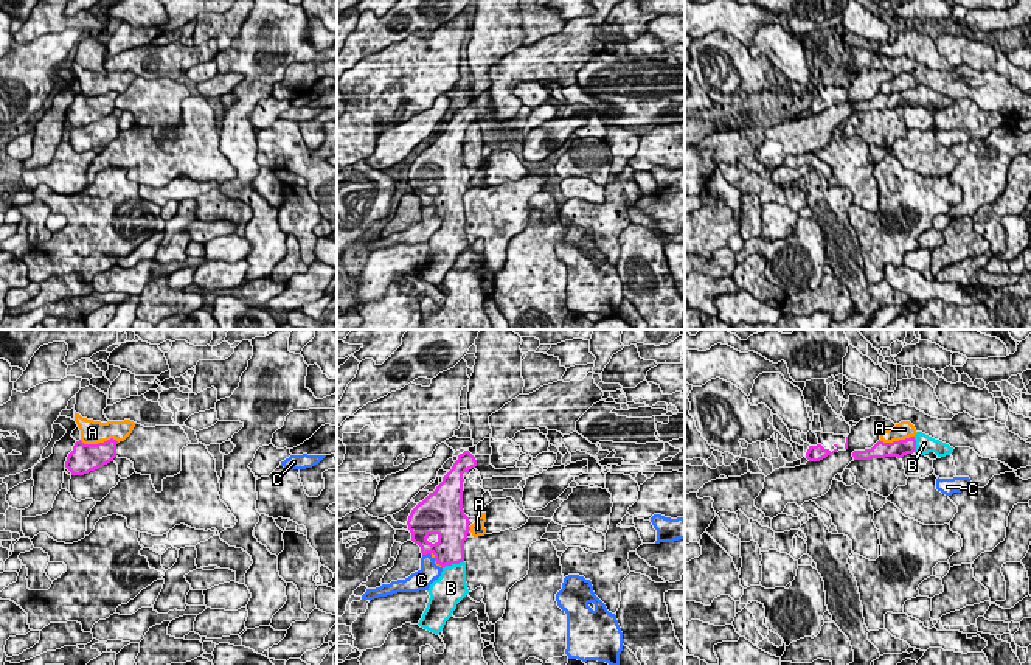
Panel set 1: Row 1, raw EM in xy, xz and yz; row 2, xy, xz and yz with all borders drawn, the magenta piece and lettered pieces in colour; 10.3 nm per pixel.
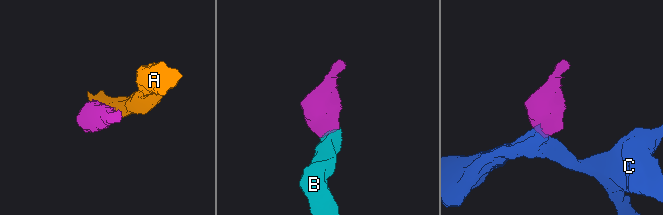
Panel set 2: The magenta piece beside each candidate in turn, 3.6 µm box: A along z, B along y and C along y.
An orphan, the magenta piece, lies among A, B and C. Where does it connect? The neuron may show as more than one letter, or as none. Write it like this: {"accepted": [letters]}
{"accepted": ["B"]}

